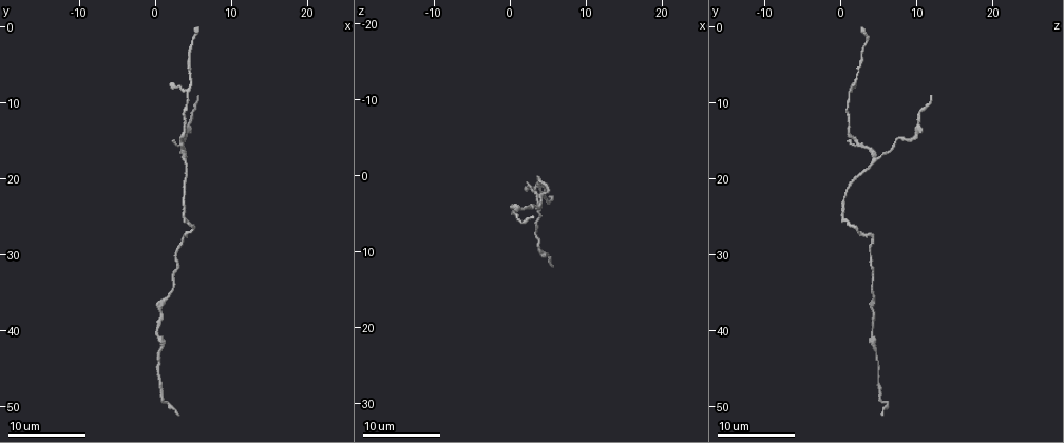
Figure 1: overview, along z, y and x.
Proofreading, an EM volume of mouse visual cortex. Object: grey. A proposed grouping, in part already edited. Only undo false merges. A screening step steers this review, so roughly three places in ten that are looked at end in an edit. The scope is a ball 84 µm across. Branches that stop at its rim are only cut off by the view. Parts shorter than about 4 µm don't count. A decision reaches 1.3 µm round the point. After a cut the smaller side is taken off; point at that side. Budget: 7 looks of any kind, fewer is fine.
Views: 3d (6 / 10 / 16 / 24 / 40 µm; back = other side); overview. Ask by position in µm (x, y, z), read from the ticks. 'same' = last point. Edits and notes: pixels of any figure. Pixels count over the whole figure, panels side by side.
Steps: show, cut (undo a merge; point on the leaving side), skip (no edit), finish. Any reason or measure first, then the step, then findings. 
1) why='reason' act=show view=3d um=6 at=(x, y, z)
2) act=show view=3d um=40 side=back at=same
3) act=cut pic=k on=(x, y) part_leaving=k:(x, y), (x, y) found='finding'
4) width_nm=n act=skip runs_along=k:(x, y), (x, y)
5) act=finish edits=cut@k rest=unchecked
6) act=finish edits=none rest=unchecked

why='three arms meet' act=show view=3d um=10 at=(4.5, 9.0, 1.0)

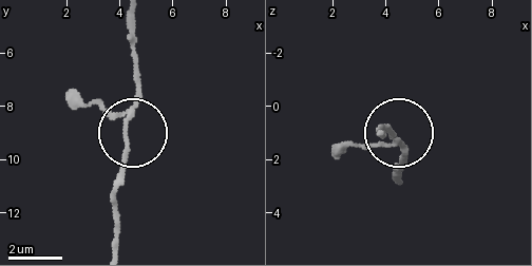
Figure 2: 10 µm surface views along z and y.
act=show view=3d um=6 at=(4.2, 9.1, 1.1)

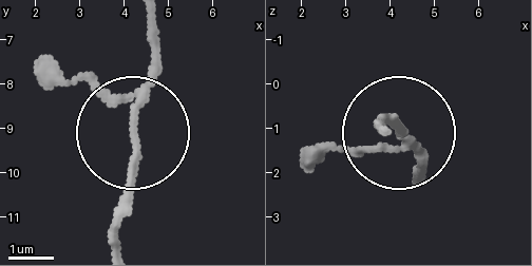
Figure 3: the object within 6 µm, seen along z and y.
act=skip runs_along=3:(116, 246), (128, 120), (151, 34) found='all the same cell'

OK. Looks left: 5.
why='thick turns thin' act=show view=3d um=6 at=(5.0, 12.5, 10.5)

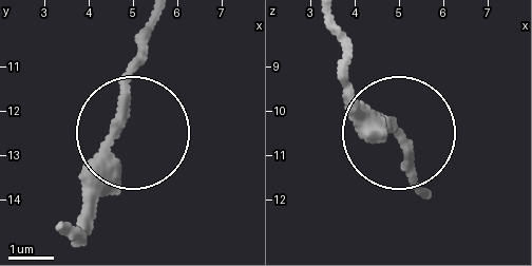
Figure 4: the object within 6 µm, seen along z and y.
act=show view=3d um=6 side=back at=same

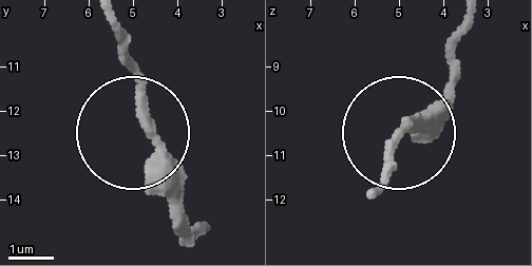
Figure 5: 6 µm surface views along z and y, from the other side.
width_nm=290 act=skip found='one cell here'

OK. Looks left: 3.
why='a fork' act=show view=3d um=16 at=(4.0, 17.5, 5.0)

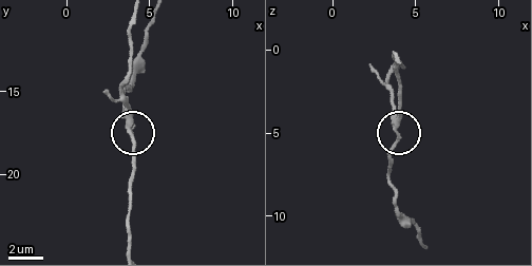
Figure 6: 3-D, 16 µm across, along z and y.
side_arm_um=13 act=skip found='one cell here'

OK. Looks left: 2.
act=finish edits=none rest=unchecked

